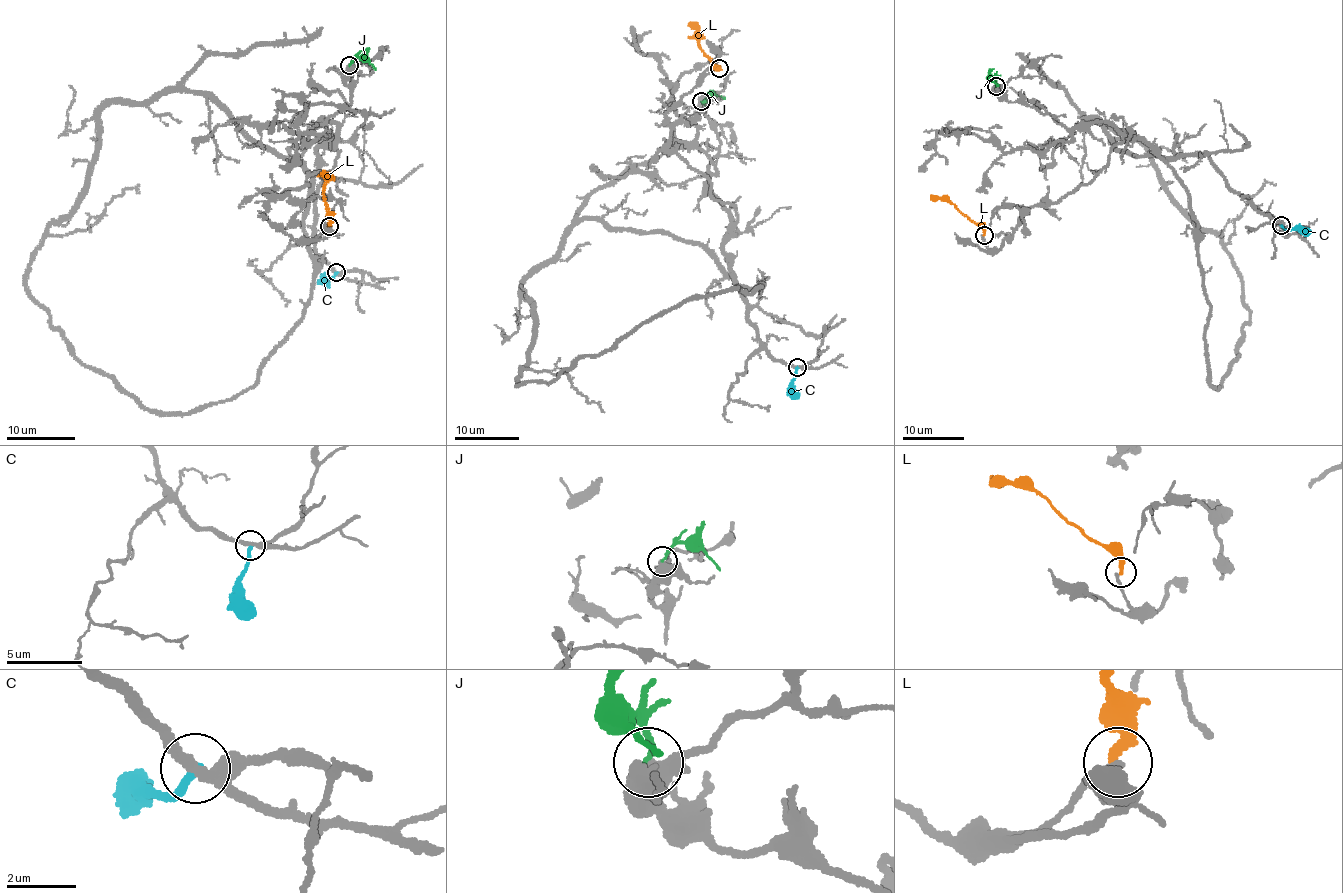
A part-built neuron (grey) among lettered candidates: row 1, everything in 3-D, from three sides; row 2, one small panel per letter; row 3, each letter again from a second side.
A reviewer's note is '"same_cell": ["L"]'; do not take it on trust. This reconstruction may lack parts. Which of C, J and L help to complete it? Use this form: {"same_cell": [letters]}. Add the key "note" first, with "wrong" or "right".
{"note": "wrong", "same_cell": []}

